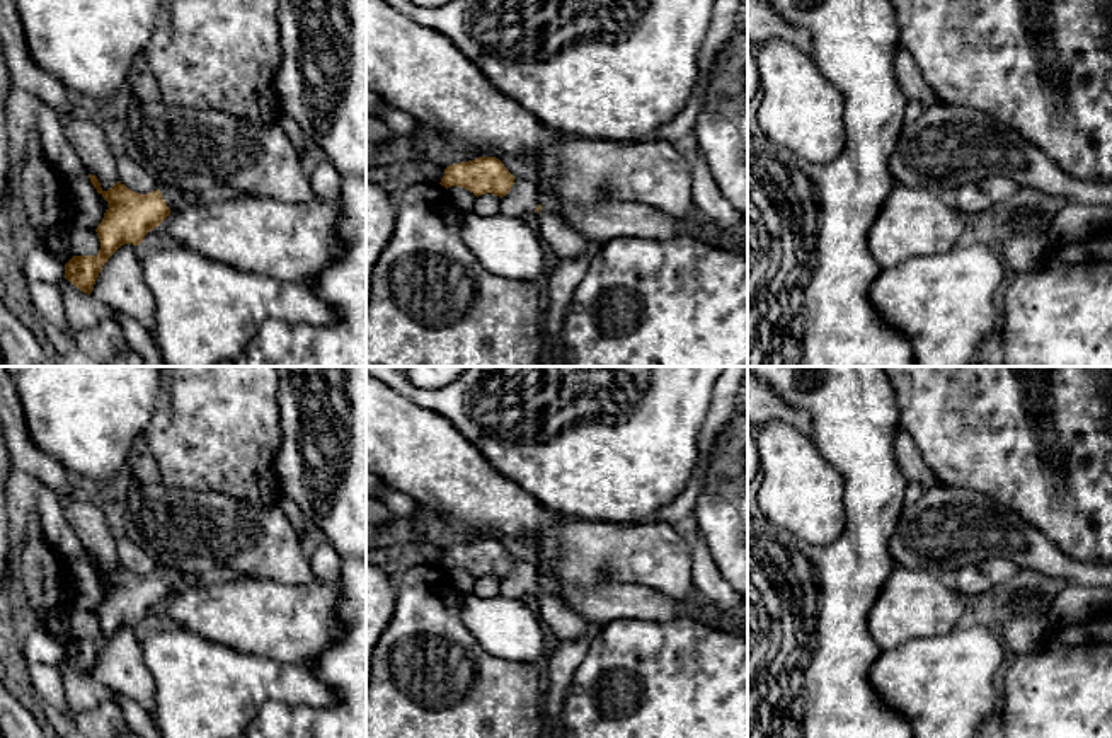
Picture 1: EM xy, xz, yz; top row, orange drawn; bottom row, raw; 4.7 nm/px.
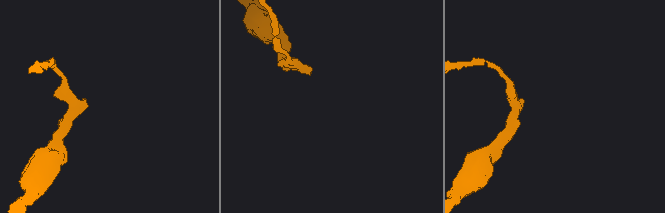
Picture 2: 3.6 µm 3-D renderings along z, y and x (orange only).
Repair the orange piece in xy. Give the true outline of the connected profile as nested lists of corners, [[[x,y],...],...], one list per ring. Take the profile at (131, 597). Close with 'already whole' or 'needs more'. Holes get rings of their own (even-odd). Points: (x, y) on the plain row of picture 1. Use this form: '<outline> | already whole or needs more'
[[[95,557],[90,564],[109,585],[102,603],[95,610],[100,624],[97,637],[73,637],[65,646],[65,660],[80,673],[90,677],[102,648],[124,626],[140,627],[145,617],[158,608],[179,588],[181,573],[163,568],[148,576],[128,571],[119,562],[107,573]]] | needs more

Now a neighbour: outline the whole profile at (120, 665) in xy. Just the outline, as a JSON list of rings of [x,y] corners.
[[[121,627],[102,648],[92,678],[136,701],[148,714],[155,709],[155,683],[141,654],[141,629]]]

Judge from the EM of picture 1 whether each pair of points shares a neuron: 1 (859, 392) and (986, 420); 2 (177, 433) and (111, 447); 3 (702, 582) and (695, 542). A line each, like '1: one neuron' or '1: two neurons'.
1: two neurons
2: two neurons
3: one neuron

